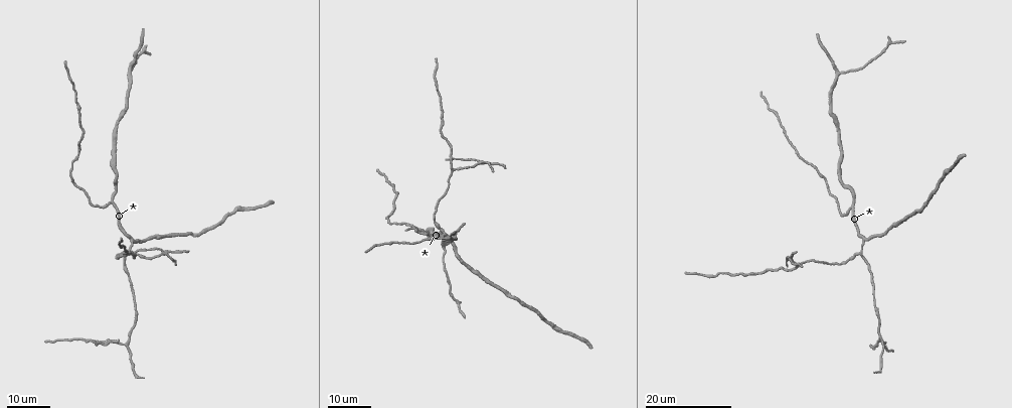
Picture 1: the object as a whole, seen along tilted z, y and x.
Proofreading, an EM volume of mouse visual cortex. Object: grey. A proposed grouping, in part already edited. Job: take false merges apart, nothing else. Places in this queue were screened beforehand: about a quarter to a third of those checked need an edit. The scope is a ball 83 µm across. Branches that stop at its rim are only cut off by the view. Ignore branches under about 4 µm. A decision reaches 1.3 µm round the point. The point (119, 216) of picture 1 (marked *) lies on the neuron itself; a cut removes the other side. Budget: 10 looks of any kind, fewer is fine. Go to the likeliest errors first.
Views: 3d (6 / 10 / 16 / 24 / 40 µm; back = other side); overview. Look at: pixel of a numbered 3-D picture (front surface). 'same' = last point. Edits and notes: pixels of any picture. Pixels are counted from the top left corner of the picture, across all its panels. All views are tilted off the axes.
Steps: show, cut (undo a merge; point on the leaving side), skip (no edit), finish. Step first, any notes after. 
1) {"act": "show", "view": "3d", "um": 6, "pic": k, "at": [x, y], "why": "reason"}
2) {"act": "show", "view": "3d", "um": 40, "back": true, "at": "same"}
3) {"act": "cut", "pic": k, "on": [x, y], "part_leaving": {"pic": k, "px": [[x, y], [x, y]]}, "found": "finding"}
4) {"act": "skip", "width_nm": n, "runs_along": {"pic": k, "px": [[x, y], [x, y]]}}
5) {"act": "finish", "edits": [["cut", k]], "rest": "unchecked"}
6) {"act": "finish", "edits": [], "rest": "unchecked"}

{"act": "show", "view": "3d", "um": 24, "pic": 1, "at": [162, 252], "why": "four arms meet"}

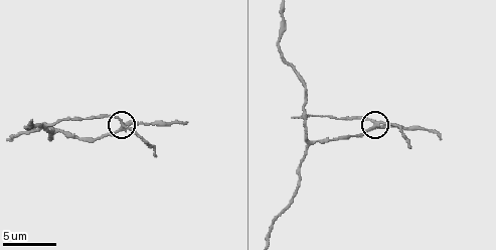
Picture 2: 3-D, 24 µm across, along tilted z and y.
{"act": "show", "view": "3d", "um": 10, "pic": 2, "at": [124, 126]}

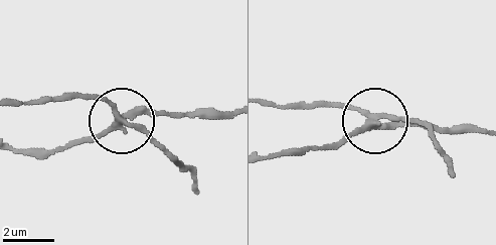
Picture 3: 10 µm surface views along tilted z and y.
{"act": "cut", "pic": 3, "on": [151, 142], "width_nm": 200, "part_leaving": {"pic": 3, "px": [[114, 126], [108, 107], [95, 99], [17, 104]]}, "found": "two neurons meet here"}

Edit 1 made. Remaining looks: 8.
{"act": "show", "view": "3d", "um": 24, "pic": 1, "at": [112, 339], "why": "small branch off a trunk"}

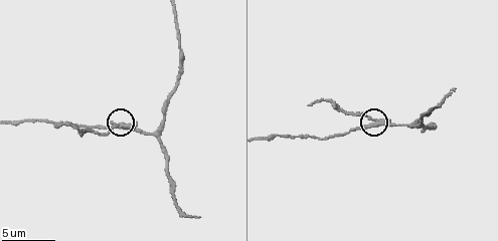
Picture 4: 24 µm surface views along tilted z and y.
{"act": "show", "view": "3d", "um": 10, "pic": 4, "at": [372, 125], "why": "closer look"}

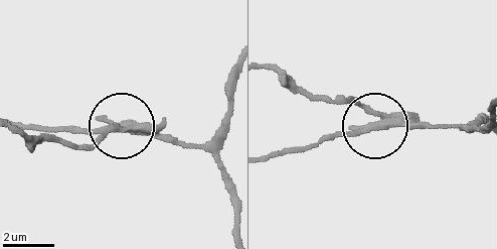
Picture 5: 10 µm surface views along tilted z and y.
{"act": "cut", "pic": 5, "on": [103, 138], "part_leaving": {"pic": 5, "px": [[128, 125], [85, 147], [14, 130]]}, "found": "a second neuron is stuck on"}

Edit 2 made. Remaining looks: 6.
{"act": "show", "view": "overview"}

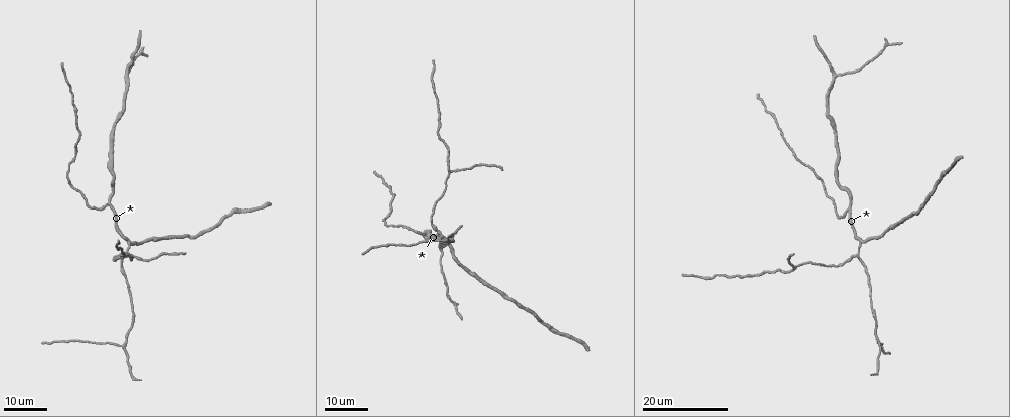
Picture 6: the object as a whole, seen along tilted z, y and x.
{"act": "show", "view": "3d", "um": 24, "pic": 6, "at": [451, 173], "why": "branch point"}

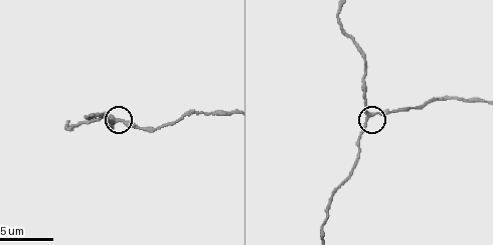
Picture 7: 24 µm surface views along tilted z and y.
{"act": "show", "view": "3d", "um": 6, "pic": 7, "at": [370, 114]}

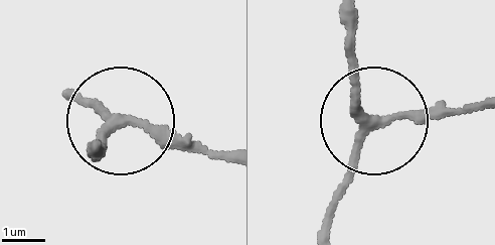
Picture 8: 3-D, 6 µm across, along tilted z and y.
{"act": "skip", "found": "all the same neuron"}

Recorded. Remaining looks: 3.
{"act": "show", "view": "3d", "um": 16, "pic": 6, "at": [105, 204], "why": "two arms in line, one across"}

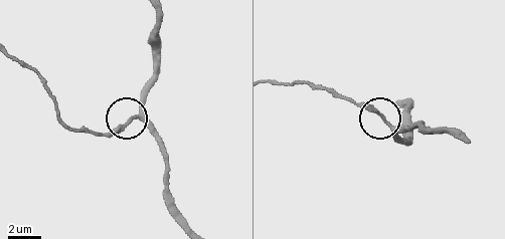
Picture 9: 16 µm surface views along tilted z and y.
{"act": "show", "view": "3d", "um": 10, "pic": 9, "at": [133, 118]}

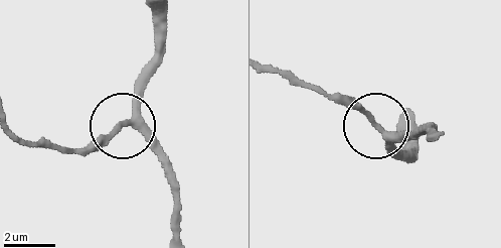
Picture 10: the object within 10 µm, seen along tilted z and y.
{"act": "skip", "runs_along": {"pic": 10, "px": [[176, 202], [167, 164], [131, 127], [118, 125], [81, 149]]}, "found": "all the same neuron"}

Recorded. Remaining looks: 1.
{"act": "finish", "edits": [["cut", 3], ["cut", 5]], "rest": "unchecked"}

